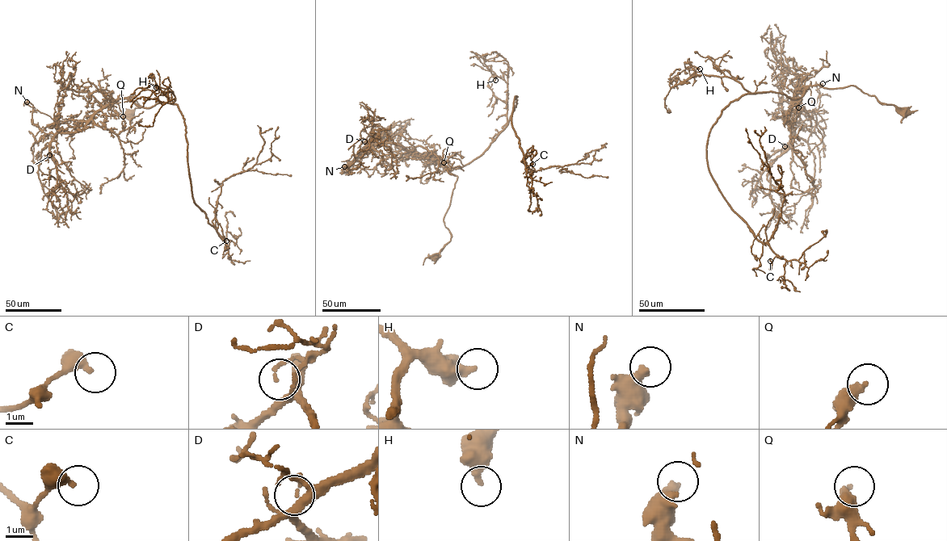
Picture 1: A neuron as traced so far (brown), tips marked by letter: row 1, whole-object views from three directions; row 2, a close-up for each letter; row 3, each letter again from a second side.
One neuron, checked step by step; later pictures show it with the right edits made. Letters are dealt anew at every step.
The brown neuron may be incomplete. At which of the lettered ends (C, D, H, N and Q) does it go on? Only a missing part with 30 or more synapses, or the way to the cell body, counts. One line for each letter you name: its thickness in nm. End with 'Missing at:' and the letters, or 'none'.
Missing at: none

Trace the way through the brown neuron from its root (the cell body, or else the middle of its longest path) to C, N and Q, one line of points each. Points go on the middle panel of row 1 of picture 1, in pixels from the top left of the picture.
C: (434, 257), (451, 236), (447, 169), (481, 153), (515, 96), (511, 125), (532, 164)
N: (434, 257), (451, 236), (444, 219), (456, 176), (434, 158), (393, 143), (375, 144), (344, 166)
Q: (434, 257), (451, 236), (444, 219), (457, 176), (434, 158), (413, 151), (422, 145), (442, 157), (444, 162)

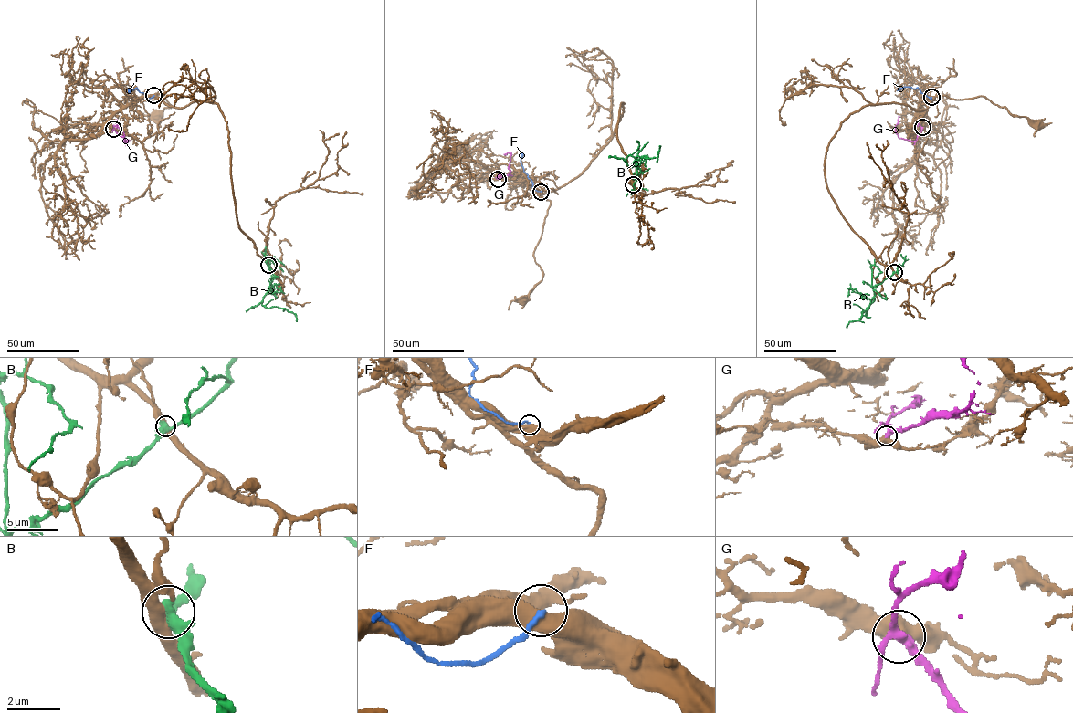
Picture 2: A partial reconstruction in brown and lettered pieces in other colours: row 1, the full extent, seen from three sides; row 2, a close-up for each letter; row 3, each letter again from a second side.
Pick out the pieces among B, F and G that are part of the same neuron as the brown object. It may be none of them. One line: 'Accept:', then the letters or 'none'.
Accept: G

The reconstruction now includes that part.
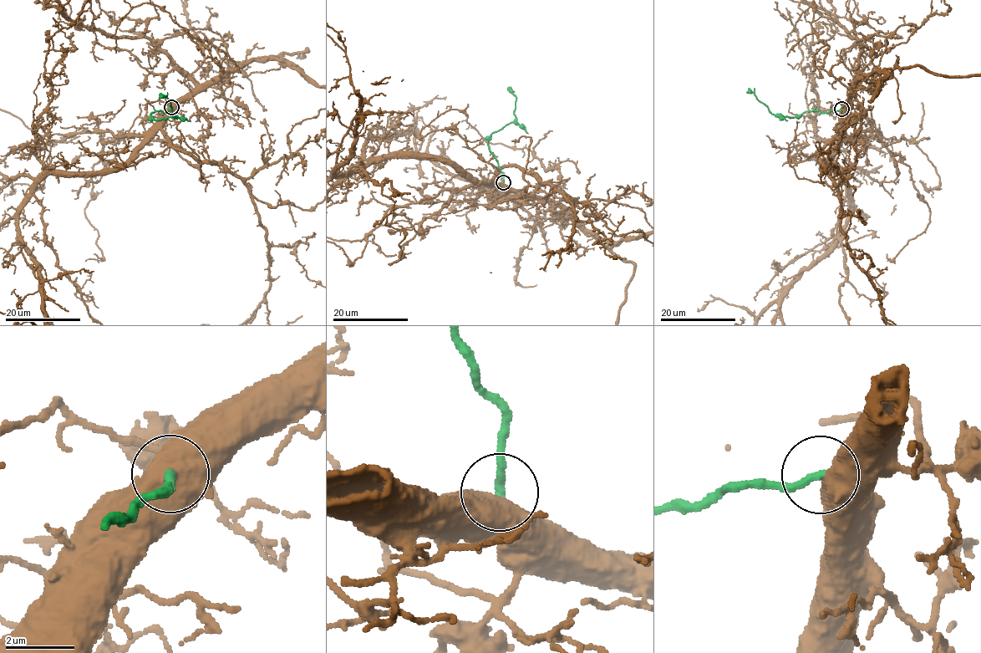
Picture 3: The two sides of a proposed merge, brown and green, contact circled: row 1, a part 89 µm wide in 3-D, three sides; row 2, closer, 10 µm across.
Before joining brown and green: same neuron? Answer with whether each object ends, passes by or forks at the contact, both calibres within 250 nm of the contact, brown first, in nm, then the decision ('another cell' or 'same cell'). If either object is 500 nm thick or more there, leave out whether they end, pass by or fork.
750 nm thick on the brown side, 240 nm on the other; another cell

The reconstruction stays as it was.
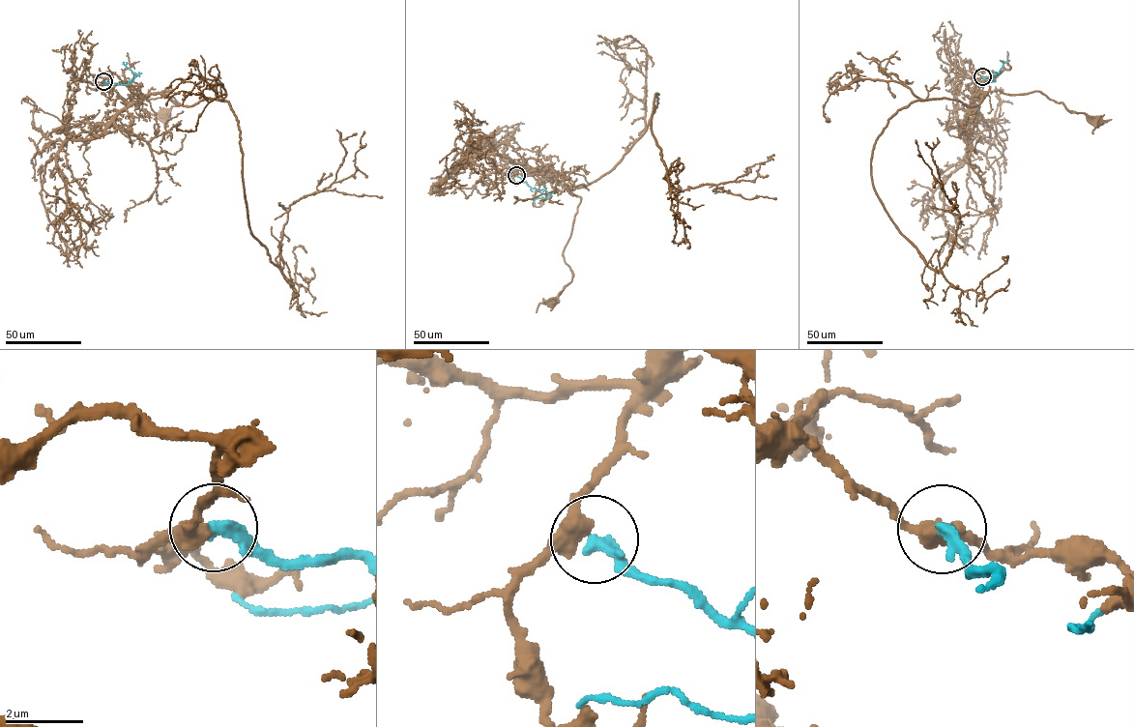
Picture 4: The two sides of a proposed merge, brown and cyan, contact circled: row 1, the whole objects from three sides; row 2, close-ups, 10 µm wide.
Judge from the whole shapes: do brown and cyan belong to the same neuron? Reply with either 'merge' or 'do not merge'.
do not merge

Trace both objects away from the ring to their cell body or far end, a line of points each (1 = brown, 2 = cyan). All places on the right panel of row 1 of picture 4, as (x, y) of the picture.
1: (982, 76), (973, 73), (972, 100), (986, 92), (1039, 91), (1062, 102), (1069, 111), (1083, 112), (1097, 122)
2: (982, 76), (991, 81), (994, 74), (1009, 60)

